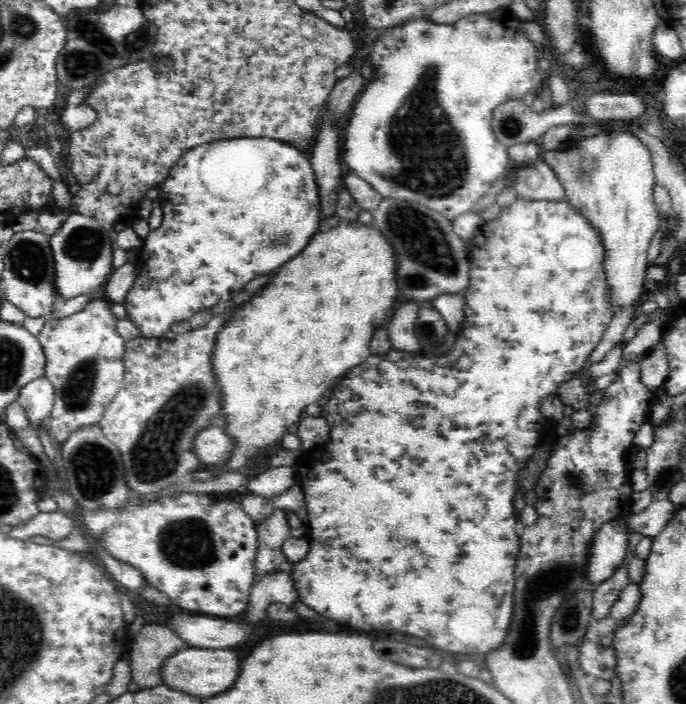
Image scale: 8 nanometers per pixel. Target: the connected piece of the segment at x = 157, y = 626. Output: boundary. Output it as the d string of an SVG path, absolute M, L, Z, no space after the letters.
M158 620L134 634L136 636L131 636L127 652L130 655L132 680L141 688L160 685L160 670L164 666L164 660L168 656L174 656L174 652L178 650L191 647L172 632L168 625Z

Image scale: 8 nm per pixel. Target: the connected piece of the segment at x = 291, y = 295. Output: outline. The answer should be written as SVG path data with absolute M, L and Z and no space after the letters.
M341 219L336 226L321 229L298 258L286 262L262 294L233 310L228 322L218 332L216 348L212 352L216 383L224 394L222 415L226 414L226 425L222 429L235 444L233 454L224 464L225 473L229 470L240 472L251 455L260 454L280 441L288 433L288 427L299 421L308 404L317 403L322 396L329 395L350 368L362 364L371 355L374 330L398 298L396 270L394 248L382 232L374 229L372 224Z

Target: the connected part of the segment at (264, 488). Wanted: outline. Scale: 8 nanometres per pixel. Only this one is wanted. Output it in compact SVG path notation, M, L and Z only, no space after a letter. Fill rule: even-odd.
M278 466L278 468L272 468L269 474L258 474L254 480L250 480L247 484L247 492L253 492L264 498L274 498L298 481L296 475L294 467Z

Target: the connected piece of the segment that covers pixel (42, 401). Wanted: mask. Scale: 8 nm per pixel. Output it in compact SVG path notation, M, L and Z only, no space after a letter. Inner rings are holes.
M44 376L23 386L16 400L24 407L26 416L37 434L38 426L50 416L54 404L53 384Z

